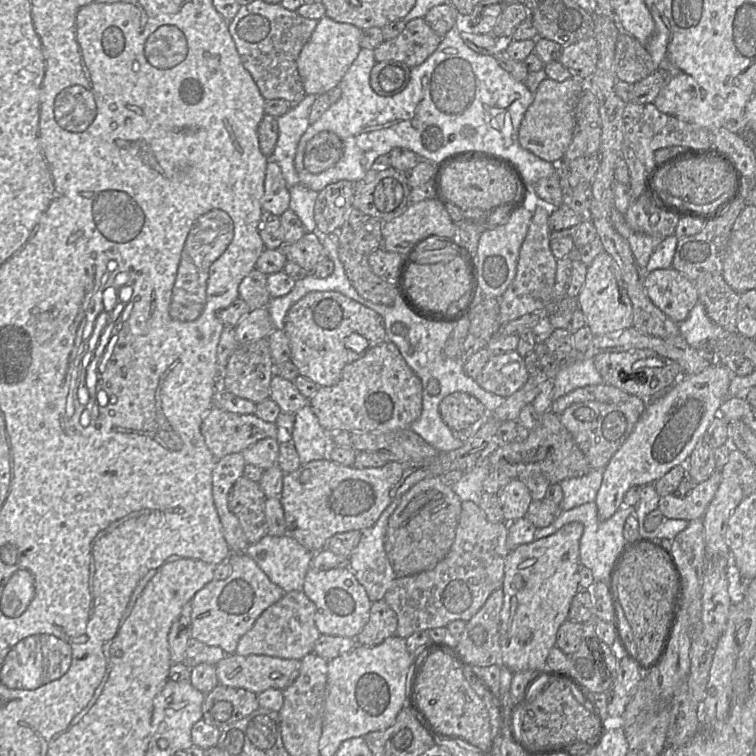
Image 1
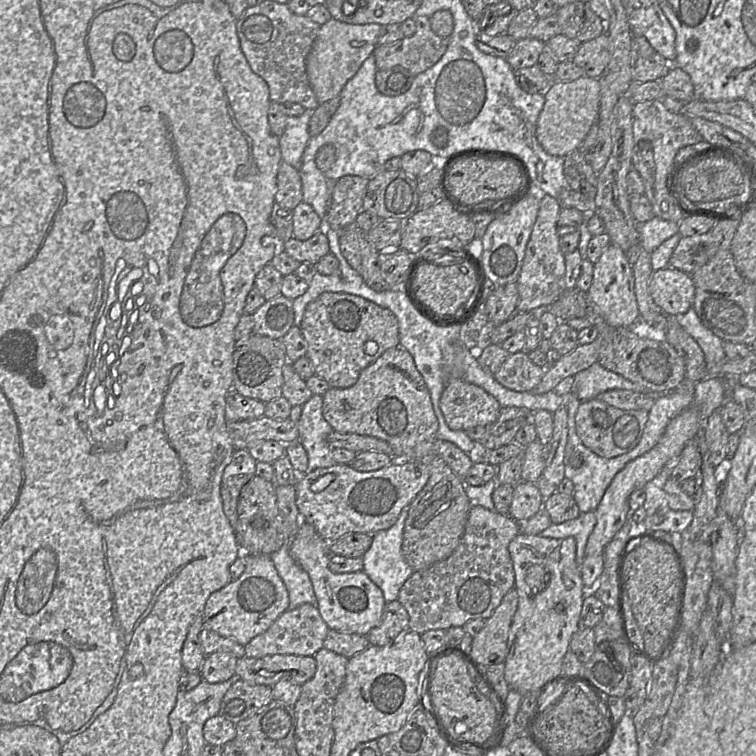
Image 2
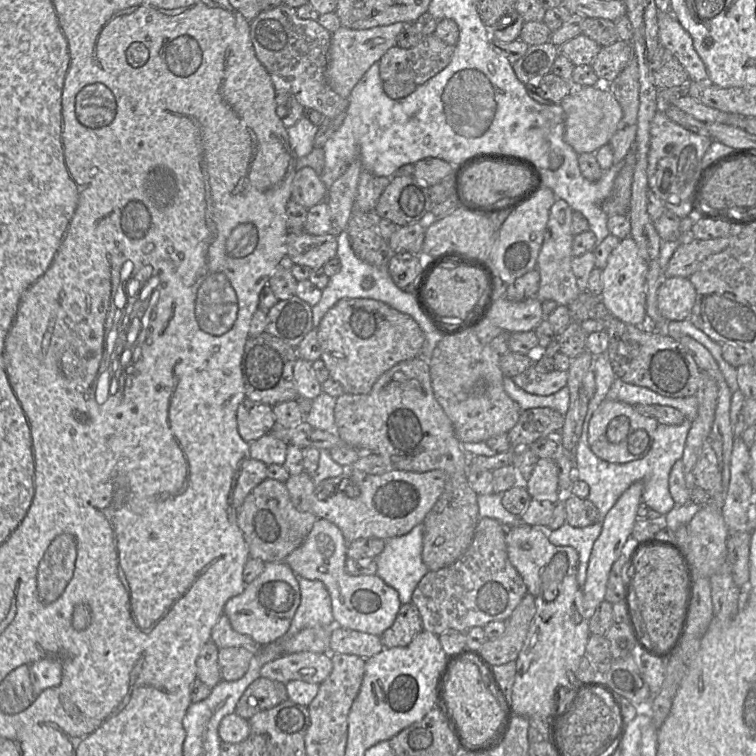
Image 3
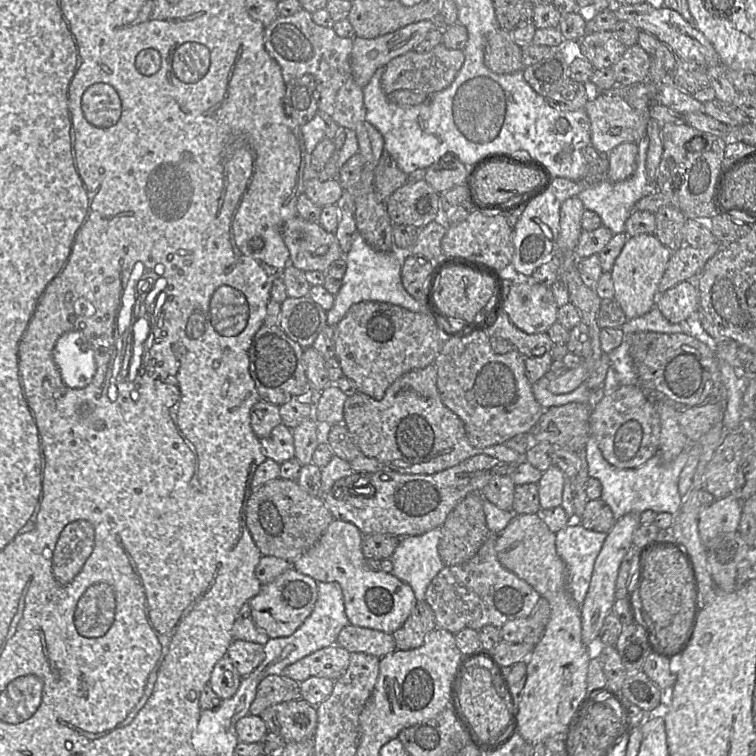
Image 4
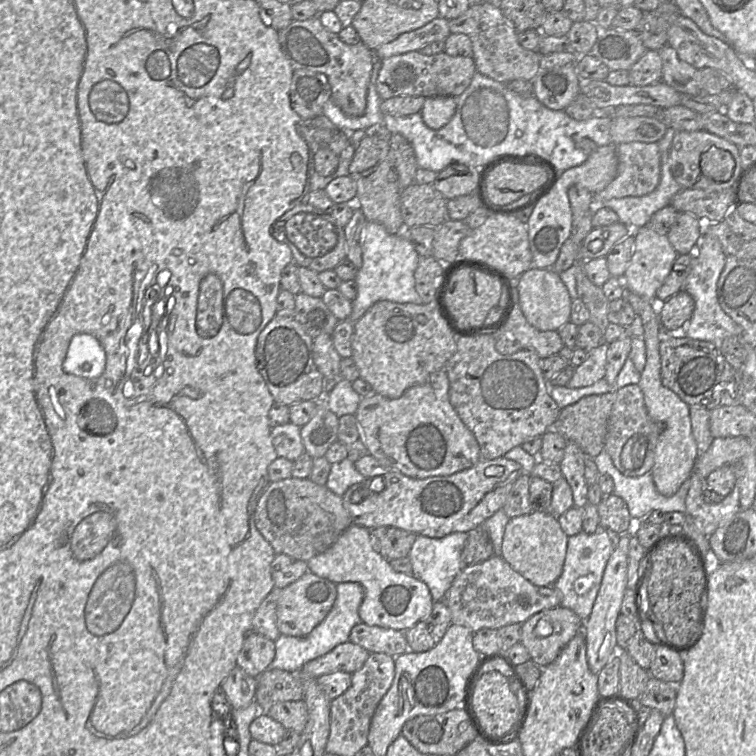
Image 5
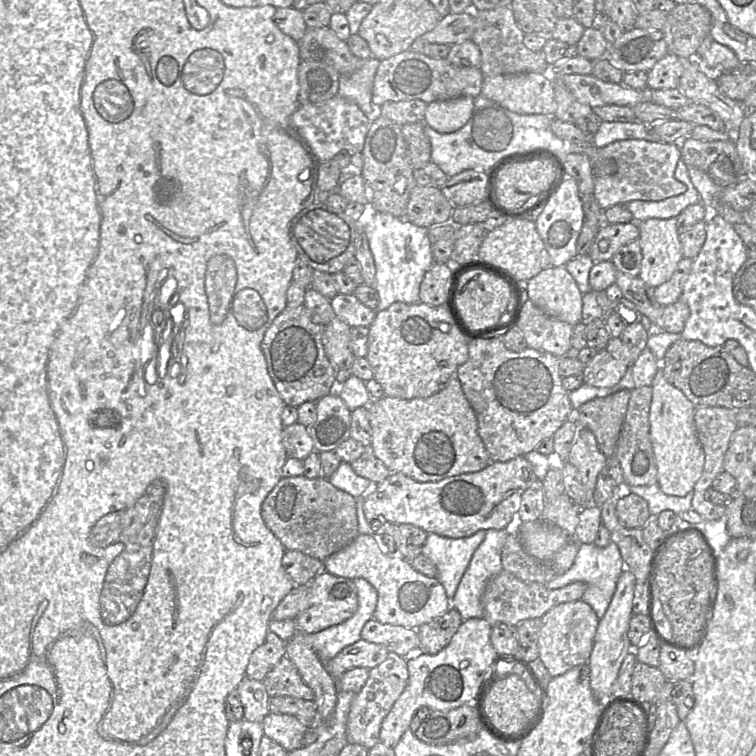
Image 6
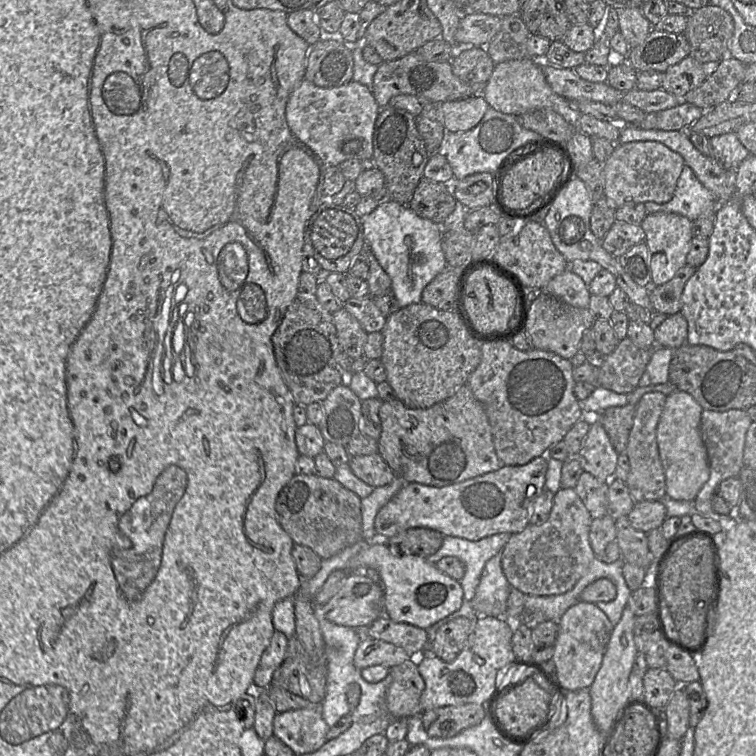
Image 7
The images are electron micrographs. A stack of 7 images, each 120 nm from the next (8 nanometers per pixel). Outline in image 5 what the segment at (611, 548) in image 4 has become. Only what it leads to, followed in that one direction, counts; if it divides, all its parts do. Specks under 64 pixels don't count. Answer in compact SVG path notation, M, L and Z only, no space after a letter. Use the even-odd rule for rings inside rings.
M629 532L612 535L614 535L614 550L607 561L591 614L586 621L583 621L587 662L589 669L596 675L617 654L619 649L616 639L616 620L620 614L624 593L627 590L627 564L631 534Z

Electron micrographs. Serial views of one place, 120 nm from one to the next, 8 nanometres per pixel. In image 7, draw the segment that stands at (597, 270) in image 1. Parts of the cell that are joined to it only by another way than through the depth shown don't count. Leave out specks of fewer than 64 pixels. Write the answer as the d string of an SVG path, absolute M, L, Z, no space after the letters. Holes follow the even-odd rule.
M656 212L647 214L640 225L644 230L645 243L650 252L652 284L662 285L671 280L677 271L687 264L686 257L693 238L692 221L677 213Z

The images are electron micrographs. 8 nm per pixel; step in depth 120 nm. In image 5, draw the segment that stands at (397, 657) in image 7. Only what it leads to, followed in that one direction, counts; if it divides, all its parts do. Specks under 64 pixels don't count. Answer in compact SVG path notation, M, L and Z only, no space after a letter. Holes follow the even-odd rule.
M347 641L337 645L327 654L305 663L299 674L302 678L313 679L334 672L353 674L362 668L369 654L363 647Z

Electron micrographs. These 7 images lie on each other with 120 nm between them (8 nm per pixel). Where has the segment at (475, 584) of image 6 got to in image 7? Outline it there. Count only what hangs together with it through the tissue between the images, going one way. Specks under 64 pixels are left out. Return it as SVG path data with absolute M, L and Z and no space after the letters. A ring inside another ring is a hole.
M496 554L486 562L470 605L479 616L504 617L510 588L502 570L501 554Z

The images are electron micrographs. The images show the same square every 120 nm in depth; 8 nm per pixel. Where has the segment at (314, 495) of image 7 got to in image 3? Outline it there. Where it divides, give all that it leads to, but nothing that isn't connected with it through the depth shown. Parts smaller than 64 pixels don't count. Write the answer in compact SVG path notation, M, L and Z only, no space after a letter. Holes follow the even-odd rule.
M265 479L245 498L237 510L237 524L252 558L263 562L284 562L305 540L318 518L311 512L298 511L283 482Z

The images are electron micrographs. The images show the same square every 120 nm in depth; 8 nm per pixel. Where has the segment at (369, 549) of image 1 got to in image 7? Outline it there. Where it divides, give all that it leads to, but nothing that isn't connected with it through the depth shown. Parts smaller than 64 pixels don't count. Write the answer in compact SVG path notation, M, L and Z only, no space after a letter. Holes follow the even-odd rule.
M499 533L470 541L460 537L444 536L440 548L428 558L432 563L443 557L454 556L465 566L463 577L459 580L464 593L464 601L470 601L478 586L486 562L496 554L501 554L511 534Z

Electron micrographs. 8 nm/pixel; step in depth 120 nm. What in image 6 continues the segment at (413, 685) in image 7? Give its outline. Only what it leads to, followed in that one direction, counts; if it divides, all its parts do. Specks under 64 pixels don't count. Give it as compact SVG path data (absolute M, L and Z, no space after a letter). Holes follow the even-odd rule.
M389 652L381 664L370 669L365 685L350 705L346 728L349 744L359 744L370 749L379 741L382 721L405 689L408 677L407 660L394 652Z

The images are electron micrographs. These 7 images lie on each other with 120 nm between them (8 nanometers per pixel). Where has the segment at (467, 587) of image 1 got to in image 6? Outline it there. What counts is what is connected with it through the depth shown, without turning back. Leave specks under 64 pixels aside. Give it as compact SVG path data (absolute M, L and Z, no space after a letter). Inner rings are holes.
M502 570L492 577L485 587L482 596L483 618L492 626L499 623L517 625L526 619L541 618L556 605L581 600L586 588L586 583L574 582L559 589L548 589L543 584L522 581L513 574Z

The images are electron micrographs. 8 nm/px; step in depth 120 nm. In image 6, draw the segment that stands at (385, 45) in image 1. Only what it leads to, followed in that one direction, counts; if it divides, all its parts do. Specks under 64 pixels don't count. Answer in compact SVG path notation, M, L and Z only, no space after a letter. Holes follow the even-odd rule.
M408 49L384 59L375 74L372 102L381 106L387 101L419 99L427 104L460 96L476 97L481 94L484 75L477 67L459 67L446 58L431 58Z

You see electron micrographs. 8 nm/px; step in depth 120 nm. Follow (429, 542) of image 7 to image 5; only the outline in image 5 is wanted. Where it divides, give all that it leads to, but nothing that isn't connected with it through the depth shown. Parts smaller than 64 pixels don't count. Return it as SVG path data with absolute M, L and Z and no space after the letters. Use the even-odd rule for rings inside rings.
M379 527L371 530L371 544L389 561L407 557L417 536L396 527Z

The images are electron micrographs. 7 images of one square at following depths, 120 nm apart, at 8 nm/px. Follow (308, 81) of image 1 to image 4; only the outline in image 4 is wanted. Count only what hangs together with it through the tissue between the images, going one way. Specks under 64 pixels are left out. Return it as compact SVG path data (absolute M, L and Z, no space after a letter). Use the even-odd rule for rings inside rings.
M423 20L375 38L354 36L350 65L357 85L364 88L376 69L413 50L433 28L432 20Z

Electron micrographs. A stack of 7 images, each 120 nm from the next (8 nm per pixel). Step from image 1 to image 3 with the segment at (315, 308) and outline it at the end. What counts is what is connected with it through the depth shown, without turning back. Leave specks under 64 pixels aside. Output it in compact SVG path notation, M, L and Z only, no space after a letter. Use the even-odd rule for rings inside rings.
M366 298L339 300L323 316L316 327L320 345L320 359L328 369L331 379L338 382L348 394L368 393L377 379L397 363L422 355L425 335L409 315L389 305Z

